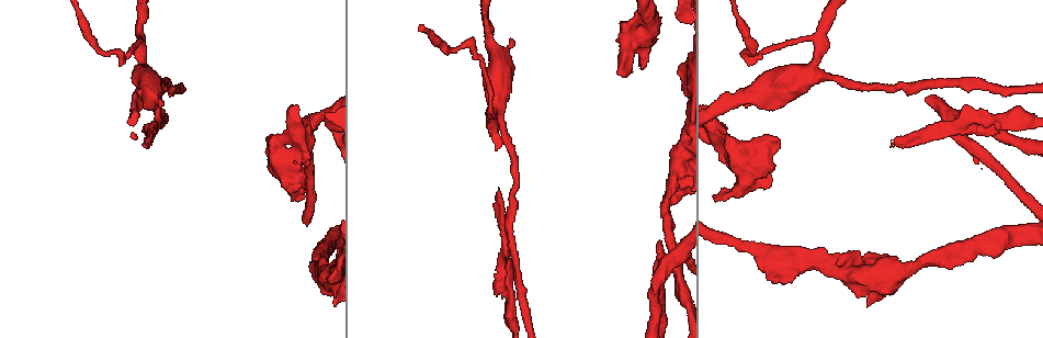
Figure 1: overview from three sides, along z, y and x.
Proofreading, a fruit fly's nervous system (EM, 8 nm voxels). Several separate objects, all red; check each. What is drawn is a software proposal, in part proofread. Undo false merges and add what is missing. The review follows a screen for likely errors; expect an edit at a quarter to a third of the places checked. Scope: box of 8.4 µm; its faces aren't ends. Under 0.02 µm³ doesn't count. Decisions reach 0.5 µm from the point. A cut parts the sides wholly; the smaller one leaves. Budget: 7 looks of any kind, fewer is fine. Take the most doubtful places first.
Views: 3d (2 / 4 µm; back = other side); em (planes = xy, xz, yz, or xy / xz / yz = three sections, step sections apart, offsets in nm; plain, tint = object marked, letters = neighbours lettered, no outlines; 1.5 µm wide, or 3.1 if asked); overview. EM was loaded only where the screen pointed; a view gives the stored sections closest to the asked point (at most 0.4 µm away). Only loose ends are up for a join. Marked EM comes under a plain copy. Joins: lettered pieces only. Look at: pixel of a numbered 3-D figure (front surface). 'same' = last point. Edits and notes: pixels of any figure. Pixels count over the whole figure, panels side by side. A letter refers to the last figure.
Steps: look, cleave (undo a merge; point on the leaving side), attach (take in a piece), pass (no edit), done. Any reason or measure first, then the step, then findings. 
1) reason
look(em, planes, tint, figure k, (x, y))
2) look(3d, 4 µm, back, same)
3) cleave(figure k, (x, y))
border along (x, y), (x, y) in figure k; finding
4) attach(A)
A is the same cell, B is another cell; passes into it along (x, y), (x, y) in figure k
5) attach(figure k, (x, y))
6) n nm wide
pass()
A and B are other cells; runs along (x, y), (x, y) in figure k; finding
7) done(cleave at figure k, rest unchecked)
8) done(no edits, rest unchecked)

branch stops here
look(em, planes, letters, figure 1, (147, 143))

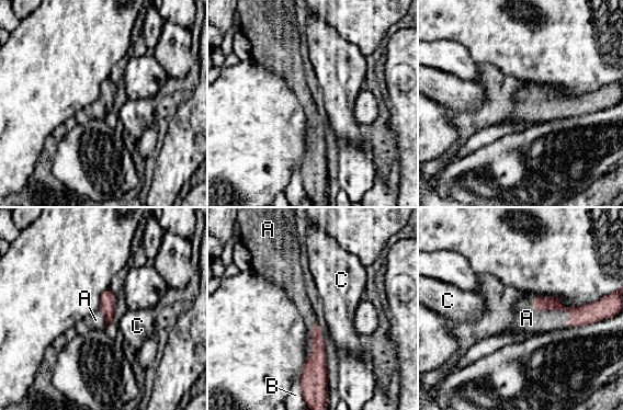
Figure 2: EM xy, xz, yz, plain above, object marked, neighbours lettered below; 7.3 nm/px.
attach(A)
A is the same cell, B and C are other cells; passes into it along (585, 315), (552, 309), (527, 318) in figure 2; it goes on there

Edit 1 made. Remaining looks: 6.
abrupt turn
look(em, planes, letters, figure 1, (747, 53))

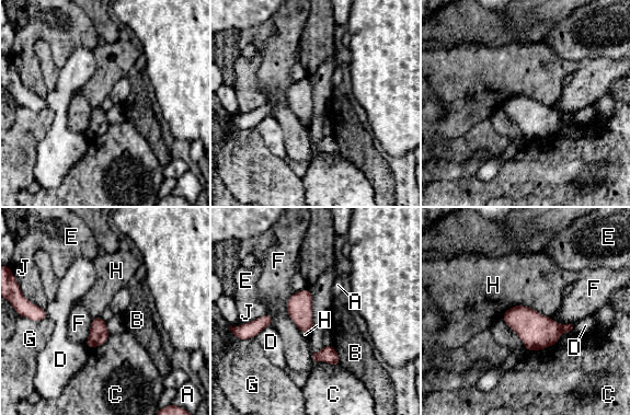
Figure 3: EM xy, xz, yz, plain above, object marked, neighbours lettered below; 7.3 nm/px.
190 nm wide
cleave(figure 3, (537, 332))
A, B, C, D, E, F, G, H and J are other cells; border along (560, 329), (561, 332) in figure 3; two neurons meet here

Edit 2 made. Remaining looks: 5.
done(attach at figure 2, cleave at figure 3, rest unchecked)

